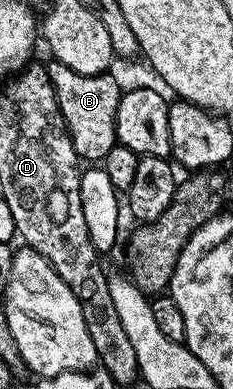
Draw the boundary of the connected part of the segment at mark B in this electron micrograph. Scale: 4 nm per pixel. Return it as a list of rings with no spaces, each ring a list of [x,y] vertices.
[[[53,60],[50,63],[47,66],[49,82],[55,90],[57,107],[65,121],[69,139],[78,159],[85,161],[86,158],[89,162],[104,163],[107,152],[111,152],[111,148],[118,145],[115,116],[123,86],[120,86],[109,72],[83,76],[79,72],[71,72],[71,68],[67,68],[62,62]]]

